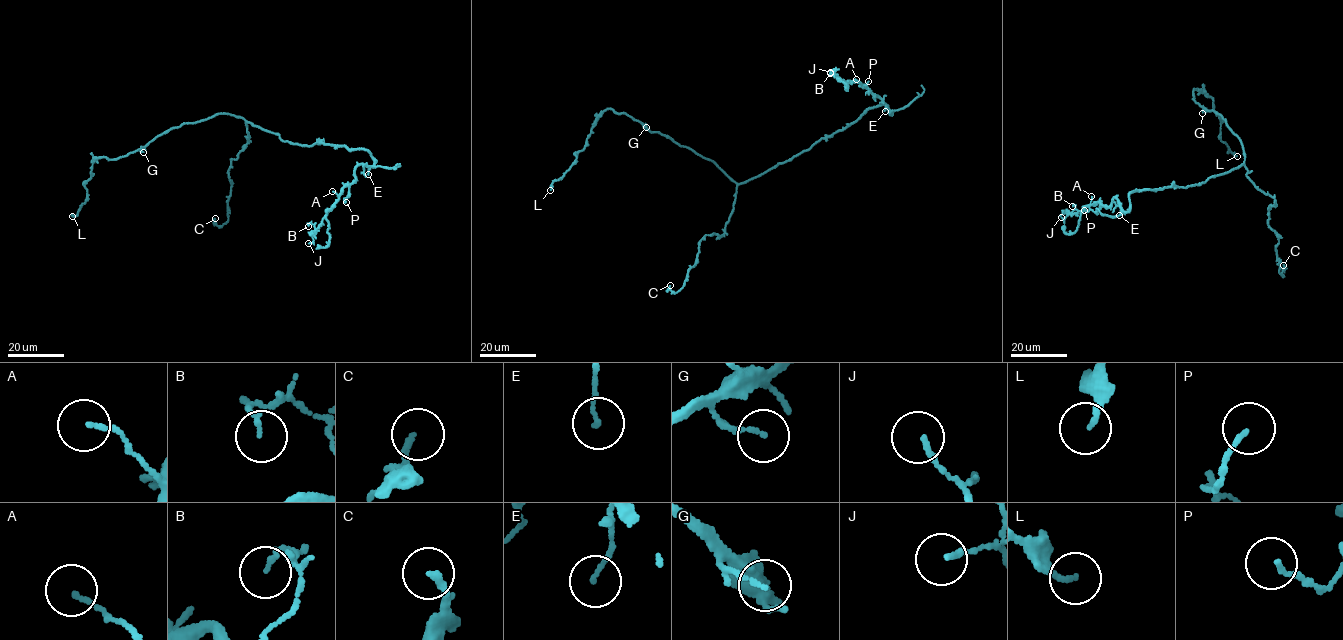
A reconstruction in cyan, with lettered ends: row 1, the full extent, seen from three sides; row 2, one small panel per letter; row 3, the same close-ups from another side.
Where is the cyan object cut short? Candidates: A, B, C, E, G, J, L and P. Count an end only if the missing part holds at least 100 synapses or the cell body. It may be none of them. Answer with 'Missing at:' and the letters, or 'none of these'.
Missing at: none of these

